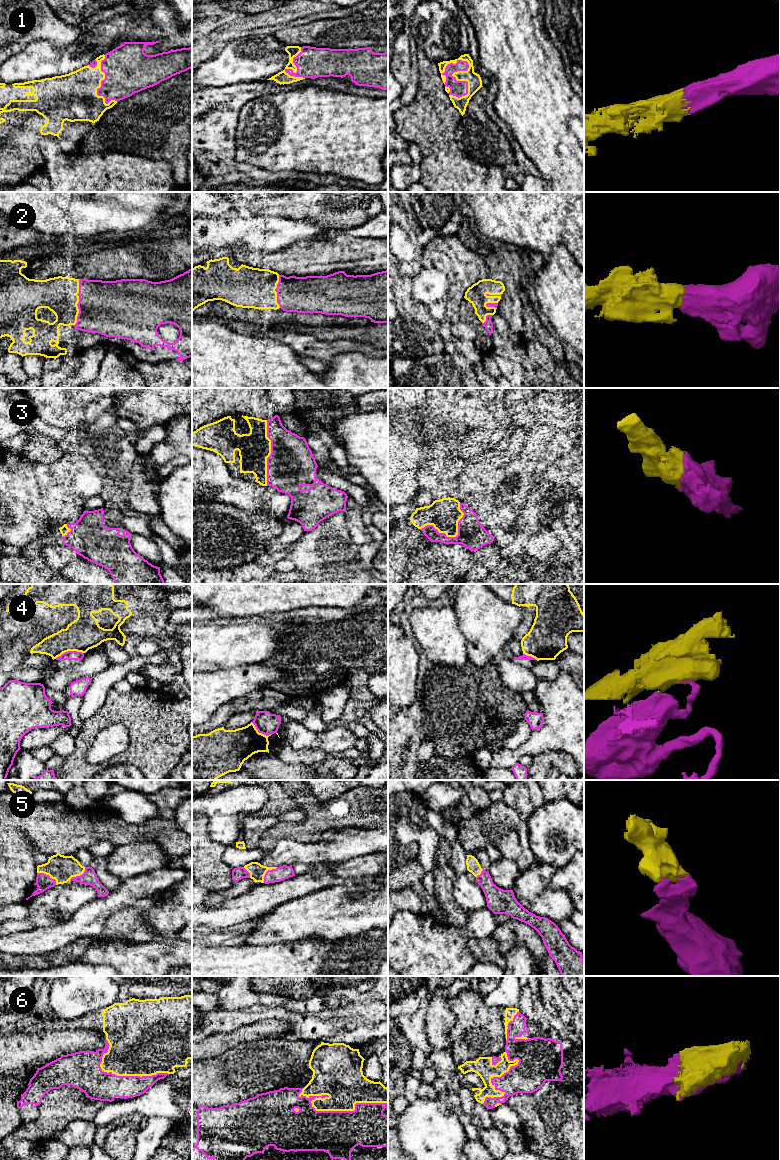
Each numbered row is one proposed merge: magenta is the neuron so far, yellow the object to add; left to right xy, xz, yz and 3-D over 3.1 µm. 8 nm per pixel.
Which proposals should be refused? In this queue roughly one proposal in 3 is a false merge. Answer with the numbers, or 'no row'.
4

